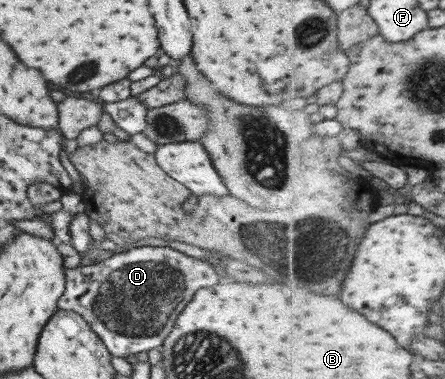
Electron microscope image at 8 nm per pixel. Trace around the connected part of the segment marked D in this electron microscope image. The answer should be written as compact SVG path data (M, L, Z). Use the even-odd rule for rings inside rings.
M169 246L132 247L100 263L65 268L65 277L66 292L57 308L83 316L110 354L125 358L162 345L196 290L220 280L215 259L196 259Z

